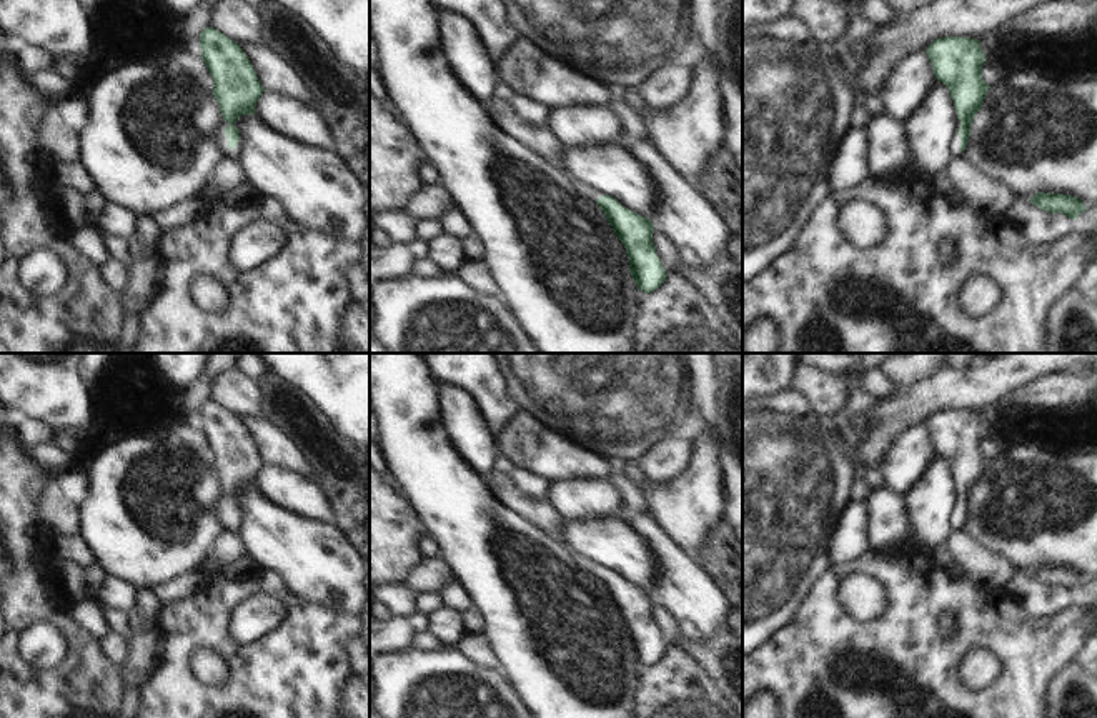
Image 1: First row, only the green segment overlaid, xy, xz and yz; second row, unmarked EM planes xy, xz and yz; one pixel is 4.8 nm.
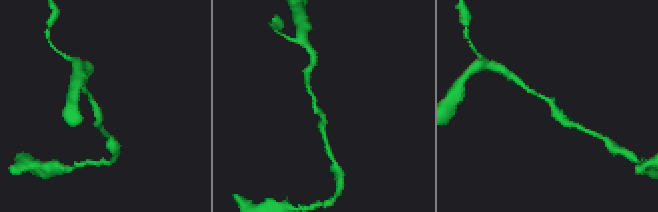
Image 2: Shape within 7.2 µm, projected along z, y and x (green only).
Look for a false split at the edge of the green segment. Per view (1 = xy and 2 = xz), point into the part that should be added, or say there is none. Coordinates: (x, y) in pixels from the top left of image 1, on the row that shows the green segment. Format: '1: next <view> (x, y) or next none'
1: next xy (217, 134)
2: next xz (581, 189)

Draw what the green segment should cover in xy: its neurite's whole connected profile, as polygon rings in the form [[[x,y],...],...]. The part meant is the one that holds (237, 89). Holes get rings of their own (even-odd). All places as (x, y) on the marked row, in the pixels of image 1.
[[[206,27],[200,35],[201,60],[205,62],[213,78],[213,95],[220,105],[220,112],[228,127],[221,132],[215,128],[211,135],[220,140],[225,152],[235,148],[240,142],[240,132],[233,125],[241,115],[253,115],[260,95],[265,92],[261,87],[250,58],[245,55],[241,45],[228,38],[225,33]]]

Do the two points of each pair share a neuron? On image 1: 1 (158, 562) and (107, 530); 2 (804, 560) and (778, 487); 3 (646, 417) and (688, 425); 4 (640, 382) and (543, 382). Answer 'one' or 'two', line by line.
1: one
2: one
3: one
4: one

